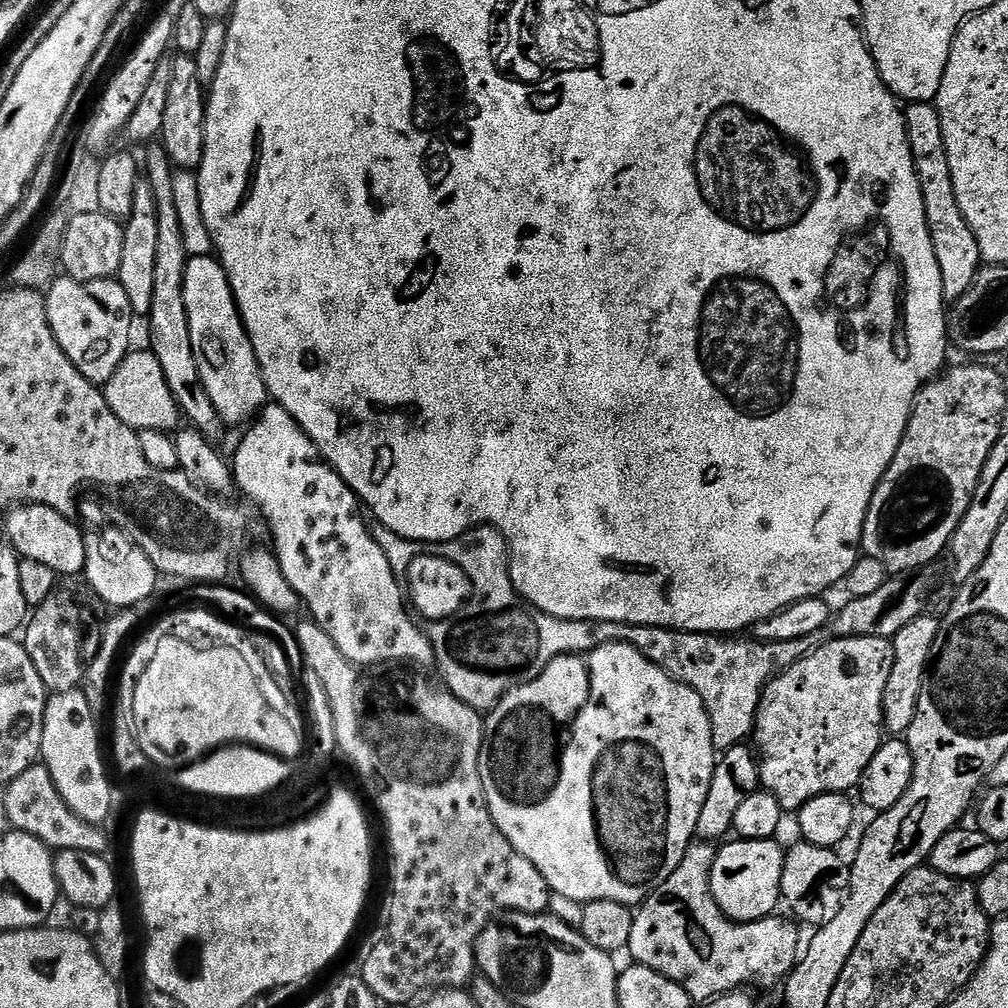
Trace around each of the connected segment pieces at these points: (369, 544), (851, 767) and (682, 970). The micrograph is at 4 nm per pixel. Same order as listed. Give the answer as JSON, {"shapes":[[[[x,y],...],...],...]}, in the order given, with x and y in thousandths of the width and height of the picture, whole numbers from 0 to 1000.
{"shapes":[[[[263,400],[246,427],[234,444],[234,453],[229,453],[228,456],[232,480],[254,499],[255,506],[262,511],[262,516],[270,527],[269,543],[280,562],[280,569],[284,569],[284,577],[288,577],[288,581],[292,581],[292,585],[298,590],[299,600],[304,607],[306,603],[310,610],[307,612],[315,621],[319,621],[323,629],[327,629],[327,637],[331,637],[337,648],[352,659],[368,661],[400,657],[405,661],[428,660],[431,655],[429,638],[425,635],[422,624],[416,623],[405,612],[405,607],[401,604],[403,591],[399,586],[398,576],[391,565],[387,565],[387,558],[383,558],[383,550],[379,550],[379,542],[375,542],[370,534],[368,523],[364,519],[361,521],[361,516],[357,513],[359,501],[353,495],[353,489],[321,457],[312,438],[278,401]]],[[[870,631],[821,633],[817,640],[807,642],[779,667],[766,672],[754,688],[748,723],[749,745],[754,756],[754,782],[768,788],[779,807],[790,808],[804,792],[820,786],[844,787],[852,779],[863,752],[871,748],[879,733],[875,692],[883,664],[887,662],[887,641],[884,635]]],[[[688,835],[688,836],[684,837],[683,842],[681,843],[681,847],[677,851],[677,855],[673,855],[673,859],[669,863],[669,867],[665,867],[665,871],[661,871],[661,875],[657,875],[657,879],[653,879],[652,881],[650,881],[650,883],[648,883],[647,886],[645,886],[645,888],[639,892],[639,896],[634,898],[634,900],[632,900],[630,902],[629,923],[625,923],[625,935],[623,936],[622,943],[624,945],[627,944],[628,949],[626,951],[628,953],[630,953],[630,955],[639,956],[645,962],[649,962],[653,966],[657,966],[661,970],[665,970],[673,978],[677,978],[677,982],[681,982],[681,986],[685,986],[685,990],[688,992],[688,994],[694,994],[694,992],[695,992],[695,994],[701,994],[704,992],[708,992],[708,991],[710,991],[711,988],[719,988],[722,984],[729,984],[731,982],[737,981],[739,978],[746,978],[746,977],[742,977],[742,976],[755,976],[755,978],[758,980],[766,980],[771,975],[770,976],[770,979],[771,979],[771,977],[773,977],[775,975],[775,973],[777,973],[779,971],[779,969],[781,969],[782,965],[785,964],[786,961],[789,960],[792,955],[792,949],[795,947],[795,944],[796,944],[796,933],[795,933],[795,937],[794,937],[794,924],[796,924],[795,918],[793,916],[791,916],[791,914],[789,912],[781,911],[782,913],[777,913],[777,911],[774,910],[774,907],[770,907],[770,908],[767,908],[764,913],[764,918],[766,917],[766,925],[754,925],[755,918],[753,916],[731,917],[729,913],[723,913],[722,910],[718,908],[718,905],[716,904],[716,902],[712,899],[712,895],[708,891],[708,887],[706,886],[706,880],[704,879],[704,875],[702,874],[702,871],[704,868],[704,845],[703,845],[703,849],[702,849],[702,841],[703,841],[703,838],[698,835]]]]}

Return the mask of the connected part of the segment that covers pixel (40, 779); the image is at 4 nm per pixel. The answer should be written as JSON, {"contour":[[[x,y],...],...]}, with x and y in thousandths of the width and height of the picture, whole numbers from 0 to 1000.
{"contour":[[[37,756],[28,761],[7,779],[3,789],[6,792],[9,818],[15,824],[28,826],[55,844],[84,843],[86,846],[102,848],[107,843],[104,822],[98,818],[85,816],[65,800],[64,794],[58,788],[53,778],[48,762],[43,757]]]}

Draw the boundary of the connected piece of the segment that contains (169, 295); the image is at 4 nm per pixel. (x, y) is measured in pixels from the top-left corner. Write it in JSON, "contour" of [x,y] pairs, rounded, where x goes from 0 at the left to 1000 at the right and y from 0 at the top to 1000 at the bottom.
{"contour":[[[152,142],[147,149],[148,151],[141,155],[141,167],[157,200],[157,249],[153,259],[153,300],[149,300],[149,308],[145,314],[146,344],[161,362],[161,371],[165,371],[165,383],[169,383],[169,391],[173,391],[182,416],[189,424],[195,425],[205,437],[218,438],[224,428],[224,422],[218,416],[216,407],[212,407],[208,391],[204,391],[200,383],[200,375],[196,371],[196,359],[192,355],[192,339],[188,339],[188,317],[185,315],[183,296],[183,269],[188,255],[181,240],[181,226],[177,224],[177,208],[173,205],[171,181],[173,168],[162,142]]]}

